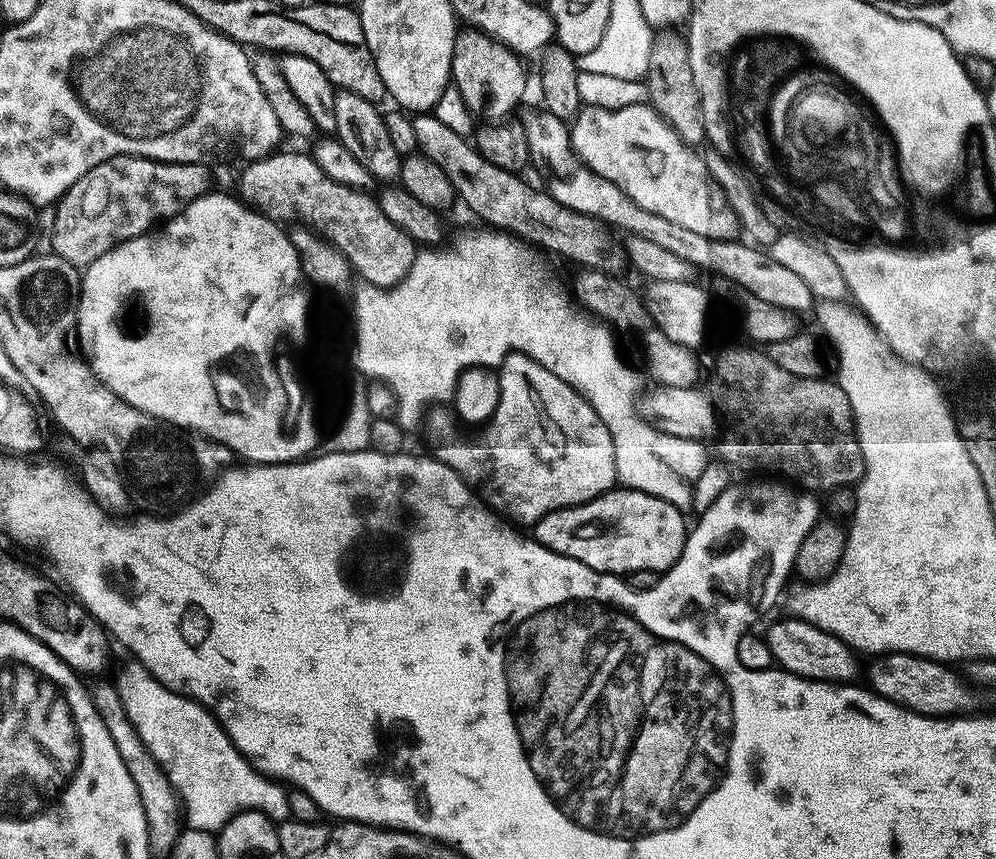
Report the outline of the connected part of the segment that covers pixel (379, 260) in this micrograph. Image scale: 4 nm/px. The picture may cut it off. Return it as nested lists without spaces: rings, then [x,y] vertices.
[[[277,150],[263,156],[261,160],[243,165],[244,169],[240,172],[239,199],[263,216],[269,216],[277,222],[292,220],[296,215],[300,215],[313,233],[329,240],[351,262],[353,273],[360,277],[363,283],[373,284],[376,288],[393,288],[398,282],[402,282],[402,278],[406,278],[410,266],[416,260],[418,244],[383,213],[377,197],[358,188],[342,186],[342,182],[334,182],[334,178],[322,174],[322,166],[318,166],[318,162],[312,159],[307,151],[284,151]]]

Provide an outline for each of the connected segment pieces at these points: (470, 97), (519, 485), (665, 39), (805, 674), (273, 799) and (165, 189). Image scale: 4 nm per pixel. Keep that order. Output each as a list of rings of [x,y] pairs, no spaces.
[[[464,30],[454,42],[451,83],[462,94],[462,102],[473,117],[484,122],[499,122],[511,117],[512,112],[525,99],[529,73],[524,73],[525,61],[484,32]]]
[[[511,352],[504,359],[503,364],[498,369],[500,377],[500,401],[494,410],[494,414],[489,418],[488,423],[479,429],[480,436],[476,436],[473,440],[467,440],[466,437],[460,436],[460,432],[456,429],[458,420],[451,411],[447,412],[447,407],[436,406],[427,413],[426,429],[428,428],[428,436],[436,443],[435,459],[441,460],[446,466],[450,466],[450,470],[454,470],[463,480],[469,484],[472,491],[492,509],[493,512],[501,517],[507,518],[516,526],[534,526],[546,514],[550,514],[554,510],[562,510],[563,508],[573,508],[579,504],[590,502],[594,498],[598,498],[603,492],[610,492],[617,487],[616,463],[614,462],[614,442],[610,430],[606,430],[606,426],[602,422],[602,418],[598,418],[598,414],[594,410],[594,406],[590,406],[590,402],[585,396],[581,396],[579,392],[568,385],[562,378],[558,378],[558,374],[554,374],[550,370],[546,370],[546,366],[542,366],[534,358],[530,358],[524,352]]]
[[[660,34],[652,41],[650,66],[646,83],[648,86],[647,103],[674,129],[687,144],[700,146],[705,143],[702,106],[698,98],[698,86],[694,86],[694,70],[690,70],[688,41],[683,35]]]
[[[787,618],[788,620],[776,620],[773,622],[772,625],[769,626],[768,632],[765,631],[763,633],[764,641],[768,644],[770,648],[770,654],[772,655],[773,661],[777,665],[781,664],[781,669],[783,669],[784,672],[789,672],[790,674],[794,674],[795,676],[801,676],[802,678],[806,678],[807,680],[825,680],[827,684],[851,684],[853,681],[855,681],[857,678],[856,675],[861,675],[862,672],[862,664],[860,668],[860,664],[856,659],[858,659],[857,653],[854,651],[854,649],[851,648],[850,645],[848,645],[846,642],[842,642],[838,638],[834,638],[834,634],[830,634],[826,630],[818,630],[818,626],[814,626],[813,624],[807,624],[805,620],[797,620],[795,618]]]
[[[130,660],[116,678],[115,685],[135,732],[180,797],[187,827],[216,834],[230,818],[249,811],[264,813],[275,823],[291,817],[287,789],[279,781],[262,775],[249,763],[208,708],[189,696],[180,695],[162,686],[137,660]]]
[[[115,156],[82,174],[70,190],[56,201],[54,211],[56,217],[52,220],[52,248],[57,256],[66,258],[77,268],[83,270],[90,262],[102,258],[106,250],[126,242],[130,238],[138,238],[144,232],[153,231],[161,222],[177,216],[182,209],[190,206],[194,198],[205,196],[213,187],[212,172],[207,163],[203,164],[175,164],[151,160],[145,156]]]

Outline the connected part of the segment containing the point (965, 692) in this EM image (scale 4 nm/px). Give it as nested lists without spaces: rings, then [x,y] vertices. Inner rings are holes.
[[[889,652],[879,658],[873,659],[871,661],[873,664],[866,668],[866,676],[868,672],[868,680],[866,680],[867,687],[871,688],[873,692],[878,693],[882,698],[886,698],[890,702],[894,702],[898,706],[902,706],[903,708],[908,708],[912,712],[917,712],[918,714],[922,714],[923,716],[938,716],[941,718],[951,718],[954,716],[958,716],[961,714],[968,714],[973,711],[972,708],[972,691],[974,691],[973,685],[969,683],[967,679],[963,675],[955,676],[953,669],[949,667],[947,664],[940,663],[939,660],[927,660],[926,658],[922,658],[921,656],[911,656],[910,654],[902,654],[901,652]]]

